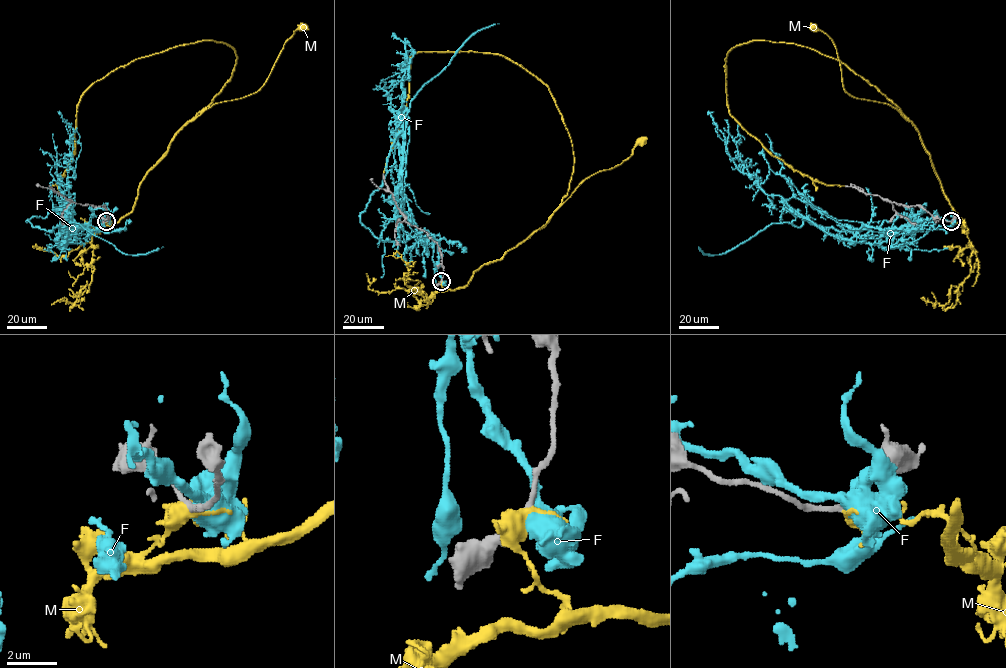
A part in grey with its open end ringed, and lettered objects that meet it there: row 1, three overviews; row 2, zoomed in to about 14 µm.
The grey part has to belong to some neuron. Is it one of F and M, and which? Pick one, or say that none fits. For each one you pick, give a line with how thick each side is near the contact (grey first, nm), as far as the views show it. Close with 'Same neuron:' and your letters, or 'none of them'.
M: Thickness 240 nm (grey) against 550 nm
Same neuron: M

